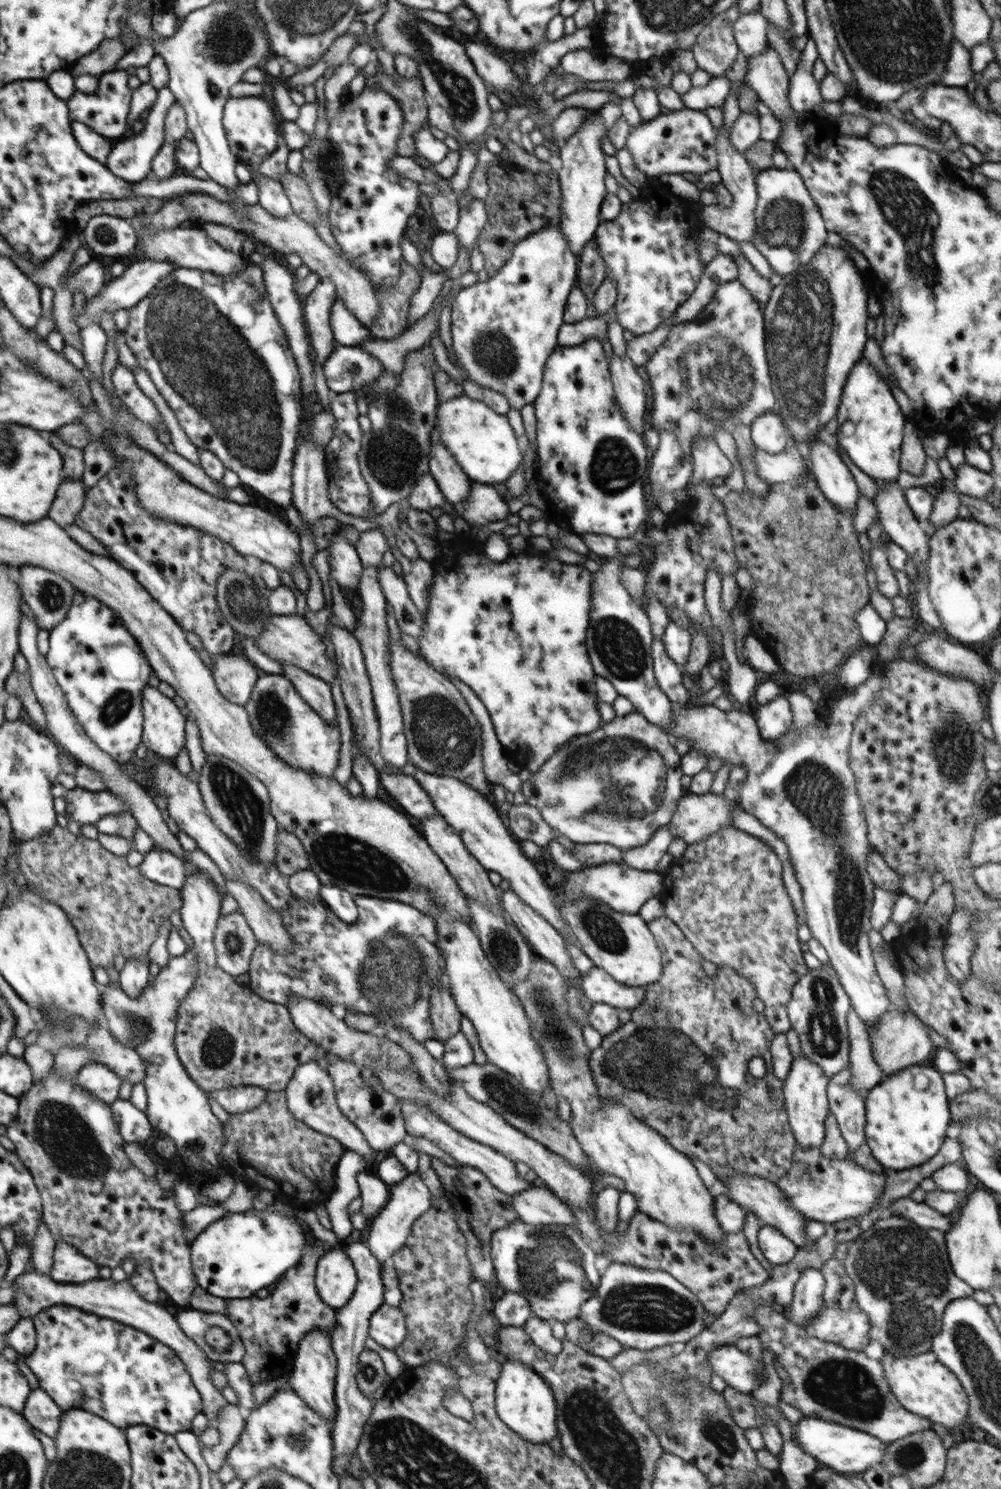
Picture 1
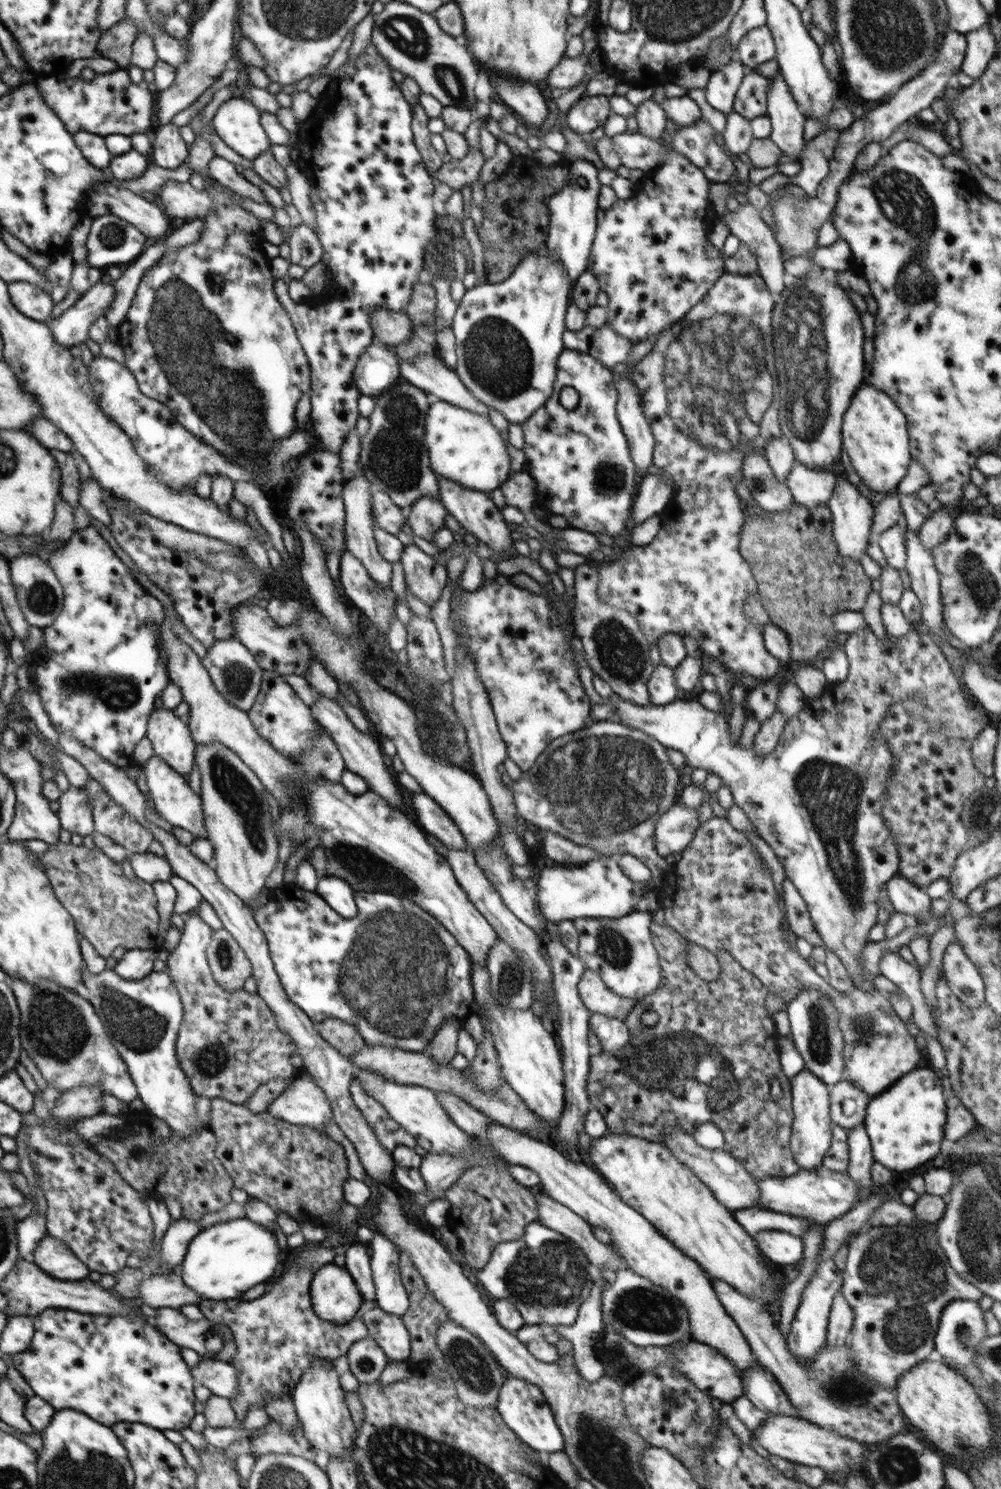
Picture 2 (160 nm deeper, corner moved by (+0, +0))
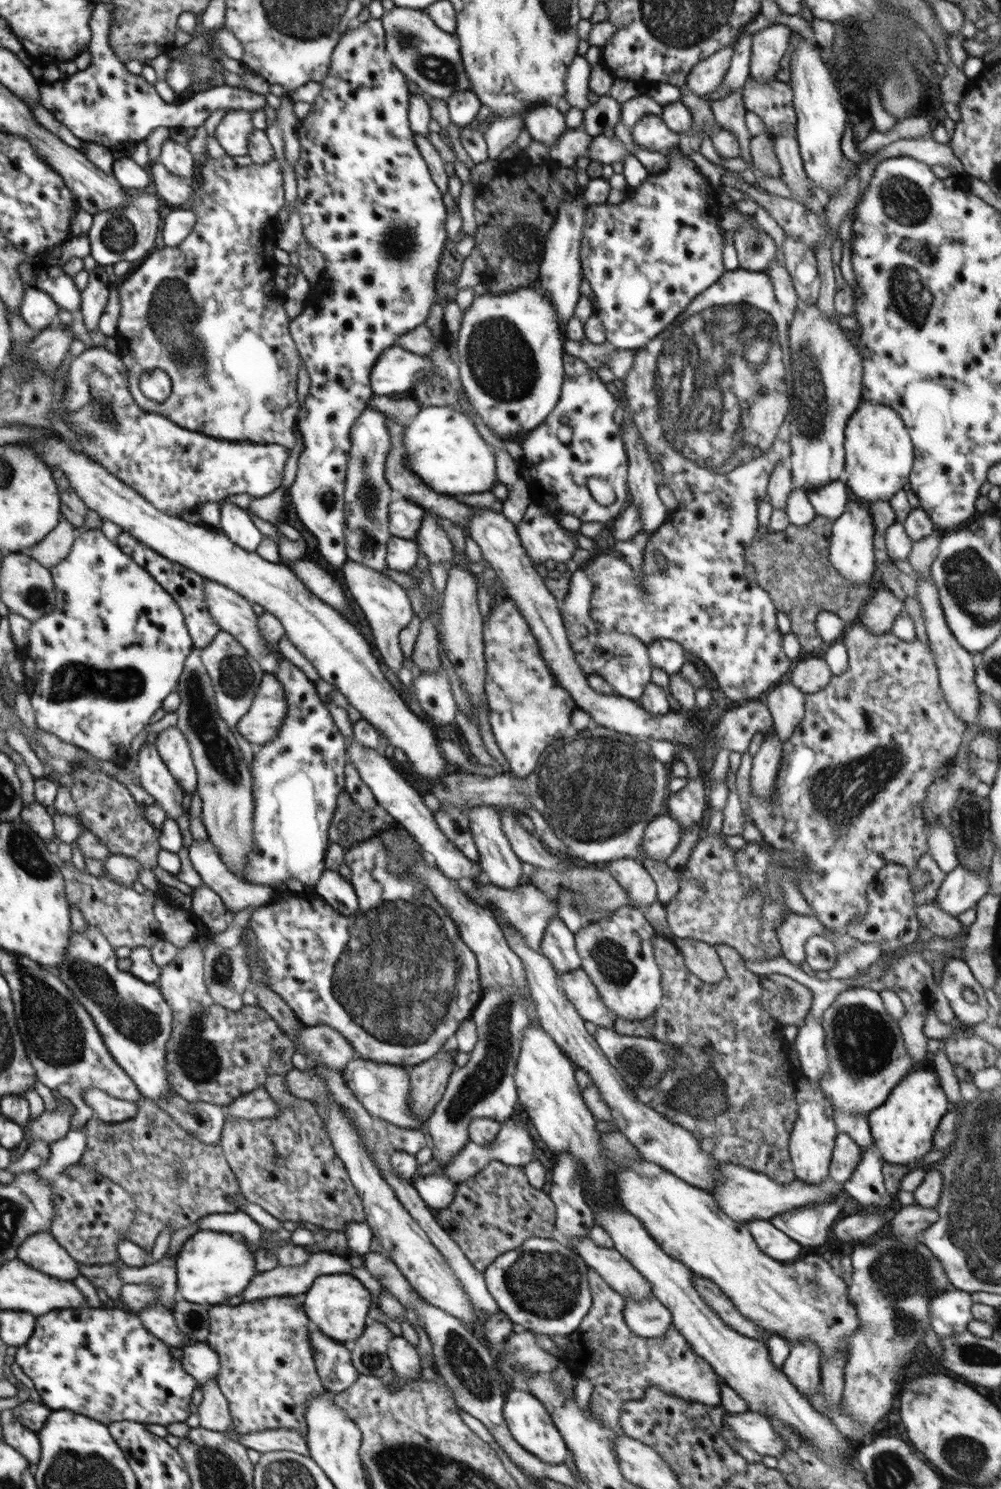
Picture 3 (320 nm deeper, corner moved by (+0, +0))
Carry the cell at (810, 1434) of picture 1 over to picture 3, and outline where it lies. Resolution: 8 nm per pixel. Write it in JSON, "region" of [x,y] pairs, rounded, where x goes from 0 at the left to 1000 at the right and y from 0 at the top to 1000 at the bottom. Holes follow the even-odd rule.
{"region":[[[723,946],[721,955],[728,958],[735,967],[743,968],[757,976],[774,978],[776,980],[786,978],[786,970],[762,950],[751,948],[733,950]]]}

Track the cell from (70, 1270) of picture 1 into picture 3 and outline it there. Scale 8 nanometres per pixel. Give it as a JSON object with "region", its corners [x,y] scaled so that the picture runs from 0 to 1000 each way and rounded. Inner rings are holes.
{"region":[[[37,827],[25,831],[18,837],[17,845],[60,860],[73,861],[81,856],[79,848],[50,827]]]}

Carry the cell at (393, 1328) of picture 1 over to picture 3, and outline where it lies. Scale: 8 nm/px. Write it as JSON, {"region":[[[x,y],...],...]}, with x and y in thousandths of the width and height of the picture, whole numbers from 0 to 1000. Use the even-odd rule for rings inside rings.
{"region":[[[393,897],[387,904],[388,911],[394,922],[408,927],[419,926],[420,912],[416,905],[403,897]]]}

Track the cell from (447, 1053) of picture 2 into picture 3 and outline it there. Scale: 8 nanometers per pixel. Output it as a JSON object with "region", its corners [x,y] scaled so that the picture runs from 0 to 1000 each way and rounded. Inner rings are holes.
{"region":[[[452,696],[446,702],[432,711],[414,715],[410,724],[410,745],[426,755],[436,742],[442,739],[450,721],[455,719],[450,707],[457,704],[456,697]]]}

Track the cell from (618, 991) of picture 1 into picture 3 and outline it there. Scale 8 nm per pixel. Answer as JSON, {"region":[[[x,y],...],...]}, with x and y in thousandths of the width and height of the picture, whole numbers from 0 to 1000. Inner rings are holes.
{"region":[[[581,651],[558,654],[567,672],[575,676],[577,681],[587,686],[603,690],[612,690],[616,682],[603,674],[594,661]]]}

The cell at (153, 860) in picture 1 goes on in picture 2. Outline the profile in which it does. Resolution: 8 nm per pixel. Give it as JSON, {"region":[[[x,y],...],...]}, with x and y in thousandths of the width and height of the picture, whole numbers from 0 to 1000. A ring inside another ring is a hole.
{"region":[[[130,573],[127,574],[134,587],[150,594],[162,592],[168,592],[175,588],[170,580],[164,575],[146,573]]]}

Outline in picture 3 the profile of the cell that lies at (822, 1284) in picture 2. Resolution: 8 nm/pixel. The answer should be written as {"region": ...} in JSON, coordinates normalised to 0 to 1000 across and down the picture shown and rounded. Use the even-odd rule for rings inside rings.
{"region":[[[810,900],[794,901],[781,921],[801,938],[814,936],[820,929],[819,906]]]}

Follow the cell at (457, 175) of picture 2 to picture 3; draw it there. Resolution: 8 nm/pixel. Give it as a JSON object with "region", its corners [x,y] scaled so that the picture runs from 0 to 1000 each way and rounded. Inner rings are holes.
{"region":[[[516,77],[508,80],[496,79],[484,91],[488,105],[486,108],[500,107],[501,102],[516,94],[522,85],[522,79]]]}

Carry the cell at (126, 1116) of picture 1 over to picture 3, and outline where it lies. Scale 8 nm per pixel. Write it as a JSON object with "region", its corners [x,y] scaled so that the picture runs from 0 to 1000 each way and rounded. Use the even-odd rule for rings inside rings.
{"region":[[[83,758],[78,760],[69,758],[64,764],[50,769],[51,774],[48,781],[45,783],[38,784],[34,787],[42,792],[48,792],[48,794],[56,792],[69,782],[76,782],[82,778],[86,768]]]}

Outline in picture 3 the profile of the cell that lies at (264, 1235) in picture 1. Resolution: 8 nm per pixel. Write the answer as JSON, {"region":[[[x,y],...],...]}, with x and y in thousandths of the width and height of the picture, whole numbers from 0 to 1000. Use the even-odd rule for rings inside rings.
{"region":[[[198,826],[193,829],[179,839],[176,844],[177,868],[179,872],[187,873],[194,876],[206,877],[226,875],[231,870],[241,868],[251,862],[258,856],[255,852],[255,841],[248,839],[249,833],[232,827],[214,827],[213,826]]]}

